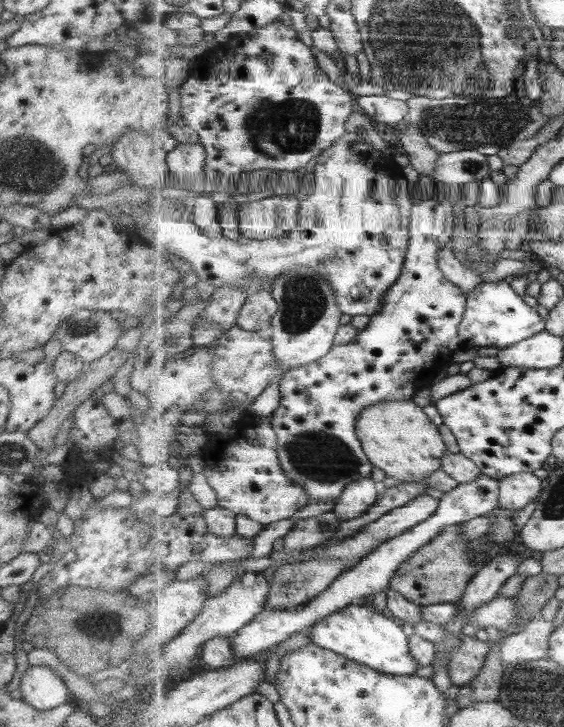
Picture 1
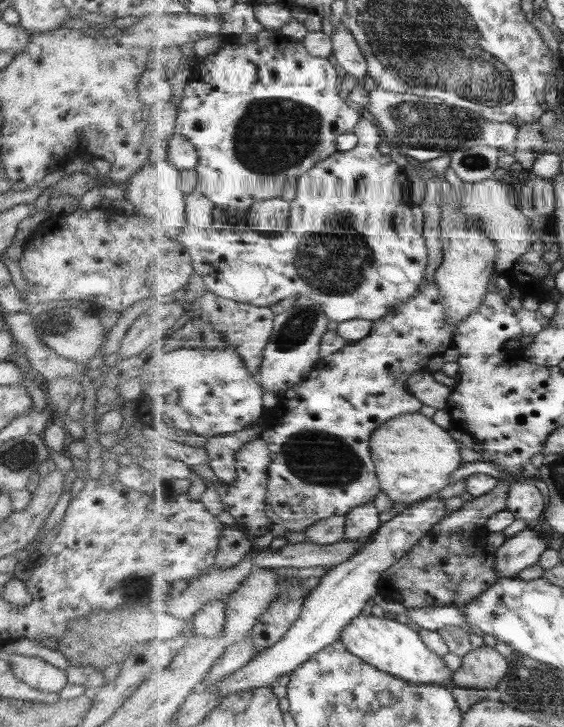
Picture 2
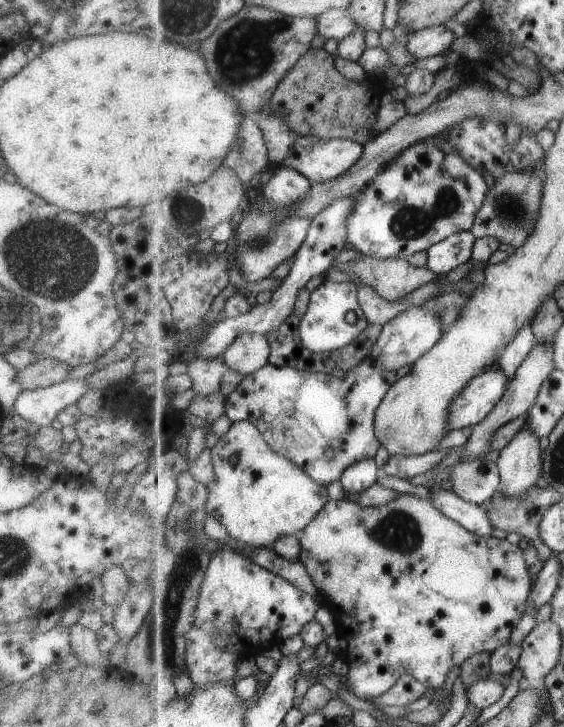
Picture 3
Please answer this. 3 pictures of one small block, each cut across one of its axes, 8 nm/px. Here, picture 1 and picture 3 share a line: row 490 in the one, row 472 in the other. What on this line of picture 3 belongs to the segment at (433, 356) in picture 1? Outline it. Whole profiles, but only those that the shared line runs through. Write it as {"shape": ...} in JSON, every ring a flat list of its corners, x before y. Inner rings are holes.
{"shape":[[371,354,363,358,363,360,361,360,361,362,357,364,357,366,347,372,345,380,340,380,335,376,329,376,329,374,311,374,311,372,301,372,301,370,293,367,278,367,268,362,259,370,249,373,241,381,241,384,239,384,239,386,236,388,236,391,231,394,231,396,229,396,229,398,226,400,225,415,233,423,249,421,254,425,257,425,257,428,260,429,261,434,265,437,265,440,269,443,269,446,277,454,280,454,281,456,292,460,296,465,304,468,305,472,308,472,308,475,313,477,313,480,316,480,319,484,325,485,333,482,333,480,340,480,343,471,347,467,350,467,354,462,357,462,357,460,364,459,365,457,374,457,375,454,377,454,377,450,379,450,379,446,381,446,382,444,378,439,378,436,376,435,376,410,383,402,385,395,388,394,389,389,396,382,397,374,382,369,380,365,377,365,377,361]]}

